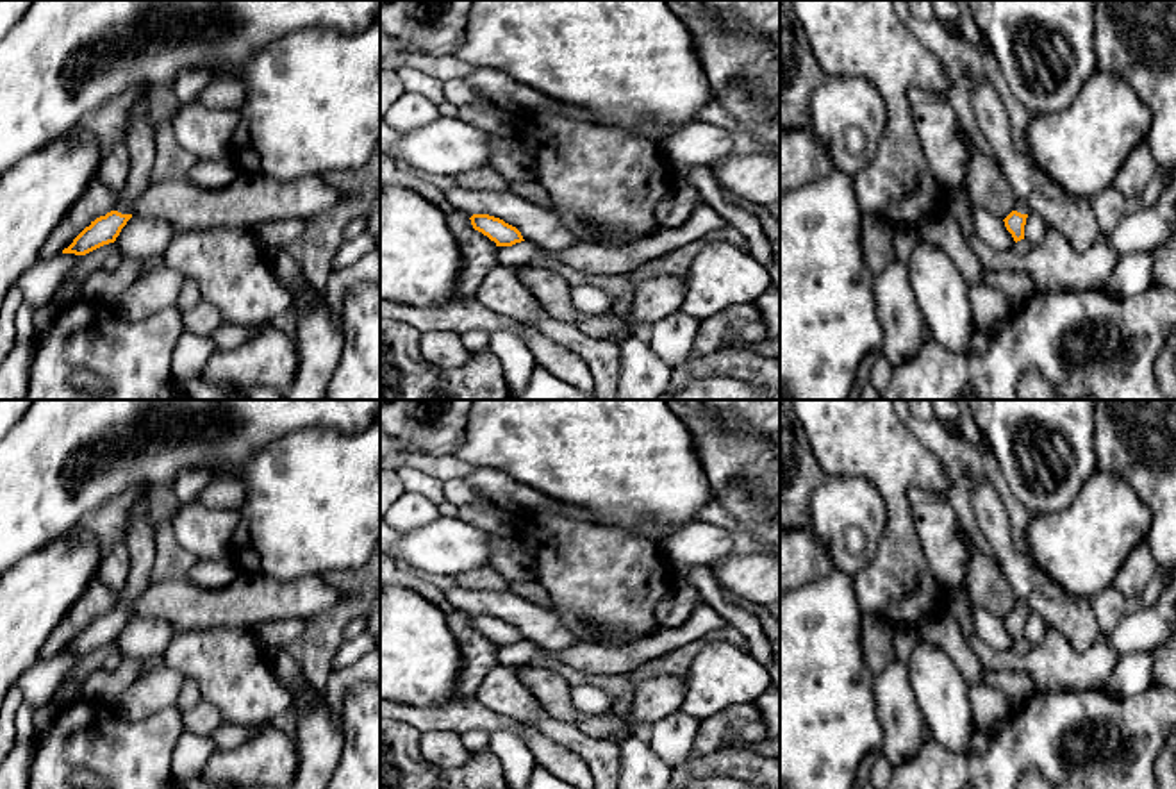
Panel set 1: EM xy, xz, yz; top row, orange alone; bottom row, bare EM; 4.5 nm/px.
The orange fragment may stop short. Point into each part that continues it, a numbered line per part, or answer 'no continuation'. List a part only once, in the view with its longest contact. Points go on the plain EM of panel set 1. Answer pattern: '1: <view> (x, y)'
1: xy (140, 539)

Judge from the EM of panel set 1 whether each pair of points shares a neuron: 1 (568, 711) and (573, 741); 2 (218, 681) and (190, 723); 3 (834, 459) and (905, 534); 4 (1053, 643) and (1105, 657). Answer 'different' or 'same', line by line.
1: different
2: different
3: same
4: same

